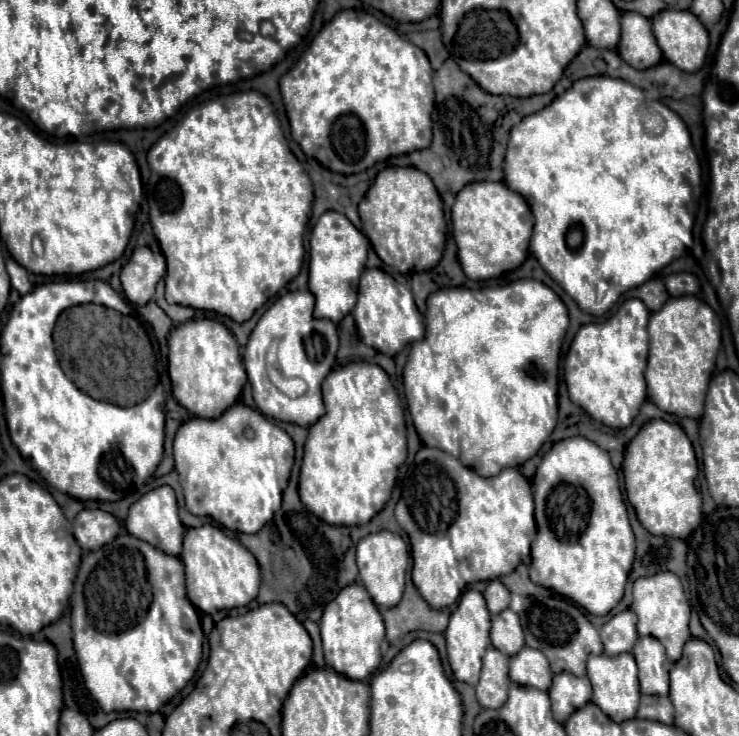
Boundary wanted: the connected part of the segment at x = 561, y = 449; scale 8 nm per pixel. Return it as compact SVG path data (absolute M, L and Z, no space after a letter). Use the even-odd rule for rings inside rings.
M582 436L560 440L542 458L532 488L538 534L531 544L530 580L570 598L588 614L606 616L622 600L628 572L634 560L634 532L628 522L618 474L610 462L608 452Z

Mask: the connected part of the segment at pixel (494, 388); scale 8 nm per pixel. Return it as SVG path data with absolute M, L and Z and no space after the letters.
M516 280L496 288L444 288L428 298L426 336L412 344L404 366L406 404L426 446L456 456L480 476L496 476L502 468L522 466L548 440L556 426L558 360L568 328L564 302L538 280Z

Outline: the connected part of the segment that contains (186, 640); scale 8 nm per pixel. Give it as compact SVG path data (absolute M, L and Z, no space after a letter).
M122 532L120 536L114 538L114 542L82 558L82 566L78 570L78 580L74 584L74 594L70 598L70 604L72 604L72 634L74 634L74 650L76 650L78 666L84 676L84 684L88 692L94 696L94 700L102 706L104 712L158 712L168 700L172 700L172 696L176 696L192 680L202 660L204 632L197 609L186 600L184 565L178 556L168 556L158 548L146 544L144 540L132 538L128 532Z

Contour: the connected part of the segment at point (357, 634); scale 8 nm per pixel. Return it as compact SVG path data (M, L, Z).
M350 584L324 608L320 620L320 634L324 646L324 658L330 668L350 680L368 680L380 666L382 660L382 640L384 640L384 620L370 600L362 584Z

